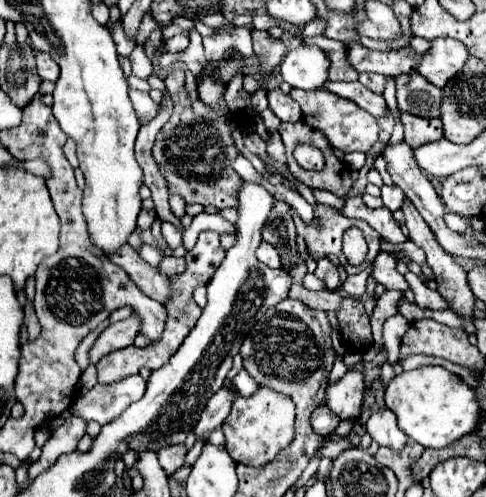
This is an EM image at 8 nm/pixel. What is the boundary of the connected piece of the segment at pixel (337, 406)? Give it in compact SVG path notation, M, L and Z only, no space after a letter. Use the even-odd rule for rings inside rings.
M358 368L348 370L338 382L328 384L326 388L326 406L340 416L346 418L358 418L362 410L362 398L364 398L364 374Z

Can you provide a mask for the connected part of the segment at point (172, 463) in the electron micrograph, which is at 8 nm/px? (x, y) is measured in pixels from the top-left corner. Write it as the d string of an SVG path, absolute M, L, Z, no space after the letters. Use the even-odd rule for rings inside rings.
M168 446L168 448L162 448L158 452L158 460L160 460L162 470L166 474L172 474L174 470L182 468L184 456L186 456L186 448L184 446Z

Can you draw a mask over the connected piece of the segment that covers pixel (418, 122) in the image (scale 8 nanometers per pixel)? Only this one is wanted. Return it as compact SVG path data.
M402 114L404 142L412 148L436 142L442 138L442 128L438 118L416 118L412 114Z

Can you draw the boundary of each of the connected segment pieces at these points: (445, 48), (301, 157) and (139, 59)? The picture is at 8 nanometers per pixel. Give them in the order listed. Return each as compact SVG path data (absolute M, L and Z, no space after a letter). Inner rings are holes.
M434 38L430 40L430 50L422 54L416 72L430 84L444 88L444 84L464 66L464 60L468 60L464 44L452 38Z
M300 144L294 148L294 158L298 160L300 166L304 166L306 170L322 170L324 168L324 156L318 148L308 146L308 144Z
M136 46L136 48L134 48L134 52L130 54L130 60L132 60L132 72L134 72L138 78L148 78L148 76L152 74L152 64L150 64L150 60L146 58L142 46Z

